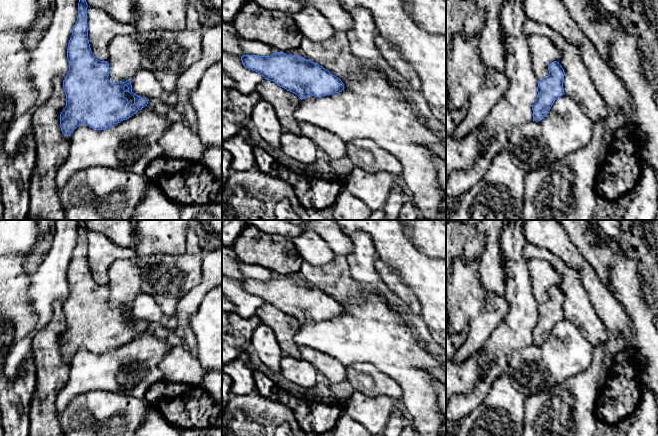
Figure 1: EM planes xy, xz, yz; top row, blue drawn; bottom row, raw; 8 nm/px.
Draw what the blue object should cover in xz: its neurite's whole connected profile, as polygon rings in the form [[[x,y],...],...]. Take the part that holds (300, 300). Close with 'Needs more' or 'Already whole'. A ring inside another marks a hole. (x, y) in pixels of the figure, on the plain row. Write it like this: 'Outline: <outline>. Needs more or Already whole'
Outline: [[[275,276],[270,280],[243,279],[241,284],[245,291],[274,305],[301,324],[307,319],[322,321],[344,313],[341,303],[318,287],[299,280]]]. Already whole

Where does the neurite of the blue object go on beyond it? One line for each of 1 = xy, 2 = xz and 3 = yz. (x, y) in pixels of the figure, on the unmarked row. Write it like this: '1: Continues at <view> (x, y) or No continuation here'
1: No continuation here
2: No continuation here
3: No continuation here

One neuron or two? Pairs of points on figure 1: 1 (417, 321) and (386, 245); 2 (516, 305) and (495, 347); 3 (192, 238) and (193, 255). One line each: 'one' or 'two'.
1: two
2: one
3: one

